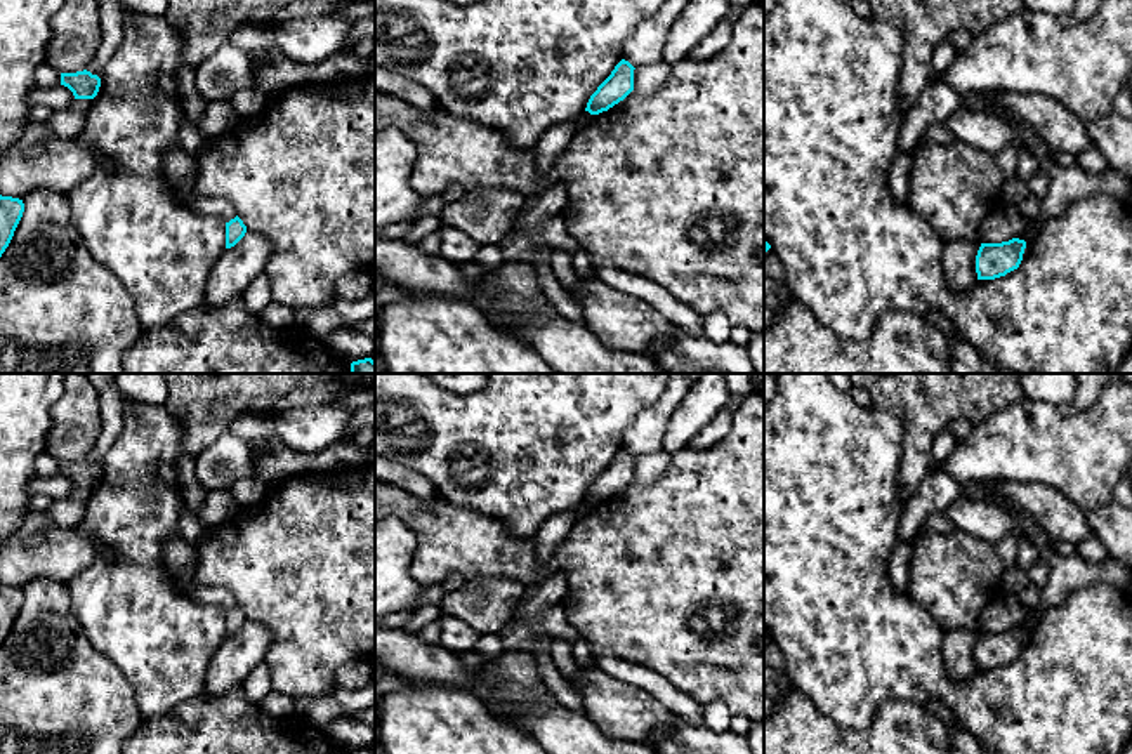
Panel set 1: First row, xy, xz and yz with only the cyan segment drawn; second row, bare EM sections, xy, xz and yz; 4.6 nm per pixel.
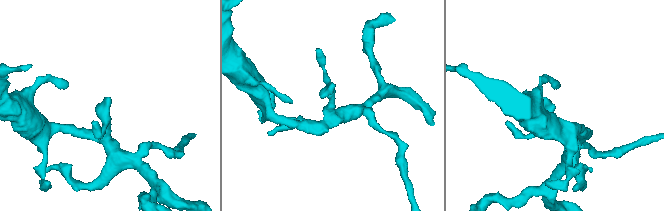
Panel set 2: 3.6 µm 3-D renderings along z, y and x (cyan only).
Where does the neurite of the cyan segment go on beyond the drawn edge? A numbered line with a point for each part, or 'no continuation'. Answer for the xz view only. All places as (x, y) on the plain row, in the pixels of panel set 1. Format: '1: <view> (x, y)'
no continuation

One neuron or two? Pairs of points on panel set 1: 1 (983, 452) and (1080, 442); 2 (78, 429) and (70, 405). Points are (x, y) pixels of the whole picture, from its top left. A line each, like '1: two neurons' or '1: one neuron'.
1: one neuron
2: one neuron

